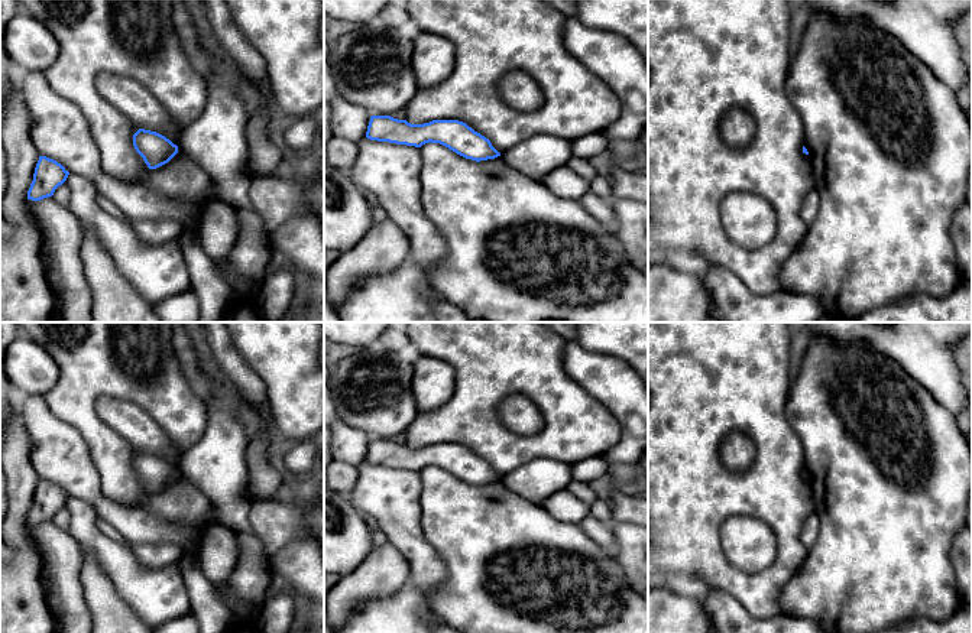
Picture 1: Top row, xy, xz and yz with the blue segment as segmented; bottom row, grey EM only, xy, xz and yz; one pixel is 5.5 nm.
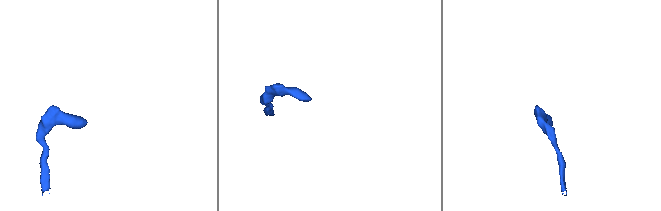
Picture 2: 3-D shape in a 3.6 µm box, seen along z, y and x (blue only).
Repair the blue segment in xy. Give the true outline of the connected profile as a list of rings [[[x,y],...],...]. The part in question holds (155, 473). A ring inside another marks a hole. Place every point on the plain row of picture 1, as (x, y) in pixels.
[[[139,452],[133,458],[133,470],[149,493],[168,487],[178,477],[178,470],[169,462],[145,452]]]

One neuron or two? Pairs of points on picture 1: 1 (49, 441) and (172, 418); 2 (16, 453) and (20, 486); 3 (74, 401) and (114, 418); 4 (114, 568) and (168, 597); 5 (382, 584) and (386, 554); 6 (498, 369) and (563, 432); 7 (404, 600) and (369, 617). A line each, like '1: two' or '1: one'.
1: two
2: one
3: two
4: one
5: one
6: one
7: one

